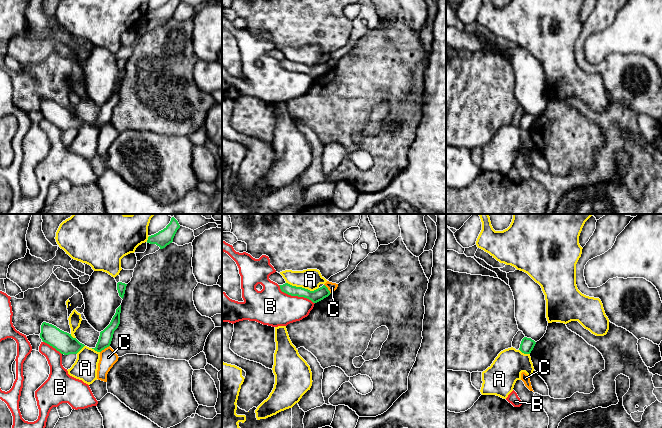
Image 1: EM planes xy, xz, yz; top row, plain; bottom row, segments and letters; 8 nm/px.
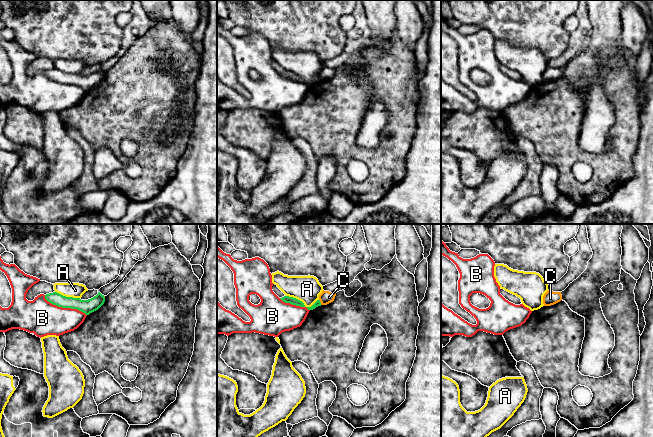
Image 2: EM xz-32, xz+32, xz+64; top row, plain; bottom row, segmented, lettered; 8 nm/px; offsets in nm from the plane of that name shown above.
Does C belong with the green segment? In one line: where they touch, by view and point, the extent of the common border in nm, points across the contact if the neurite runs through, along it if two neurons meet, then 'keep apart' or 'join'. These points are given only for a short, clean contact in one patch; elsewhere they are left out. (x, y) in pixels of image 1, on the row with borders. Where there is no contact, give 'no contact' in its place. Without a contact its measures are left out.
contact xy (104, 348); length 100 nm; border xy (109, 345), (100, 352); keep apart

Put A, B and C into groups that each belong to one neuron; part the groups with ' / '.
A / B / C

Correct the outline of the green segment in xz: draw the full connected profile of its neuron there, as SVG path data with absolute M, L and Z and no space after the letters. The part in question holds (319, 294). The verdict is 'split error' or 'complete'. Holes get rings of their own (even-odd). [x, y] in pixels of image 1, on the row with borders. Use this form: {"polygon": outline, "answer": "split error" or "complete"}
{"polygon": "M285 283L279 286L280 286L281 291L288 295L304 297L311 300L313 303L317 303L331 294L325 285L323 285L322 287L314 291L310 291L302 287L292 286L288 283Z", "answer": "complete"}

